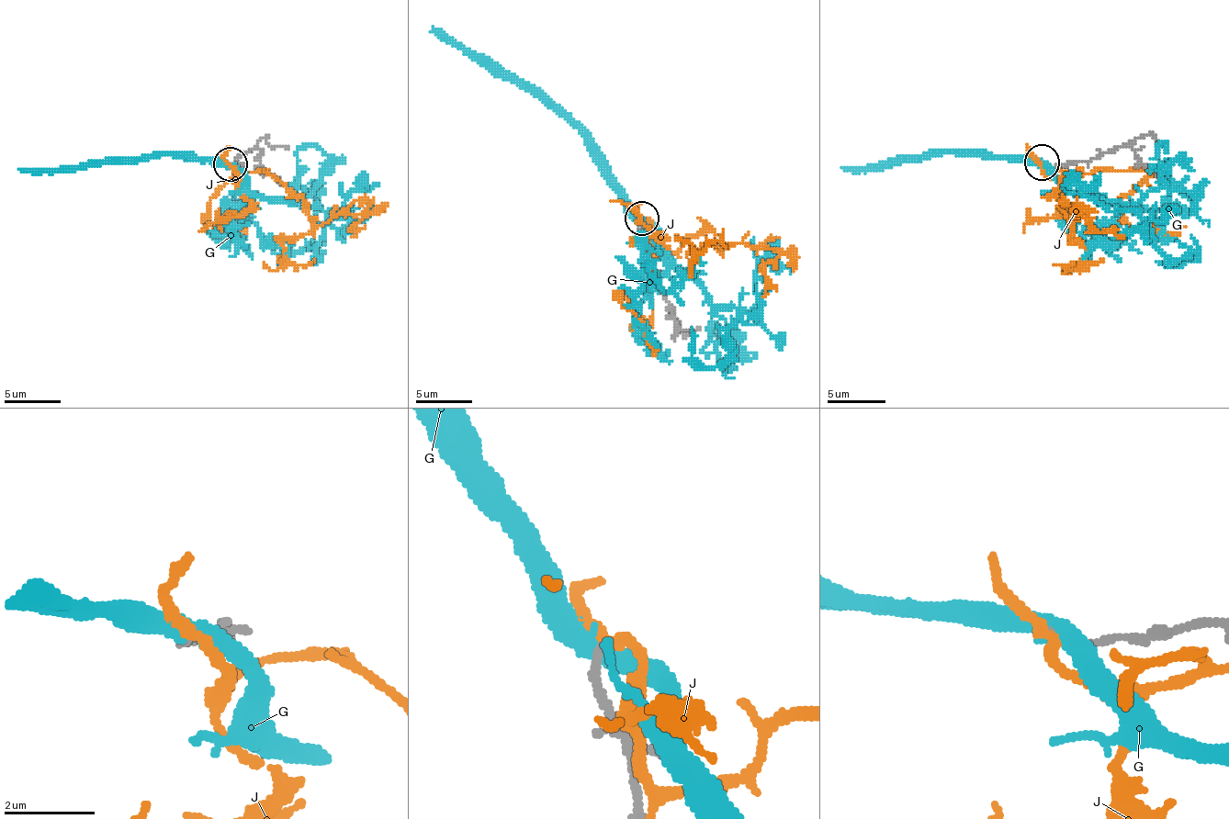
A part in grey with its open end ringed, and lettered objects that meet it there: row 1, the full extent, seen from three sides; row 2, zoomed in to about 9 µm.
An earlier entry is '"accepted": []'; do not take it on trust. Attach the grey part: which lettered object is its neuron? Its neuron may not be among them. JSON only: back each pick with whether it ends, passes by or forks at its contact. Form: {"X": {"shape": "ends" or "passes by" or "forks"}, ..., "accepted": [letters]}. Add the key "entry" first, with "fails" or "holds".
{"entry": "holds", "accepted": []}

